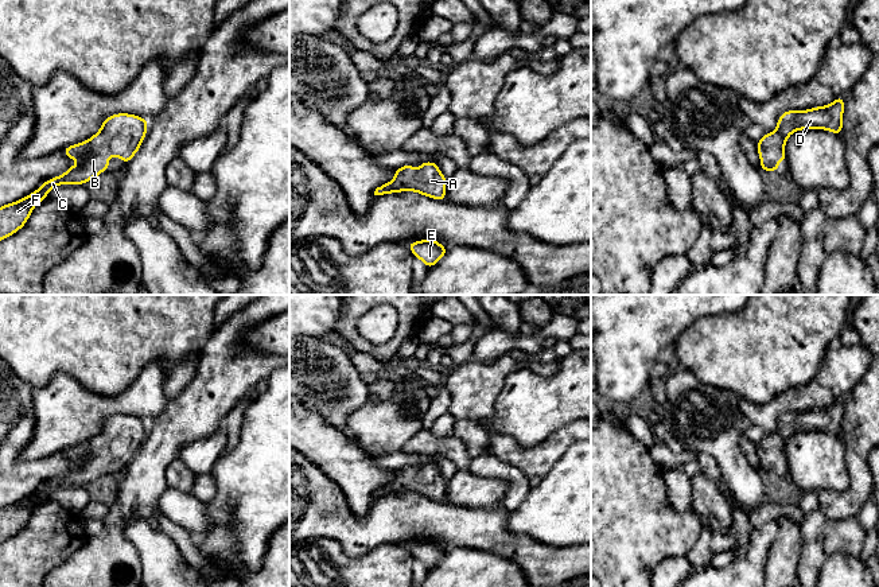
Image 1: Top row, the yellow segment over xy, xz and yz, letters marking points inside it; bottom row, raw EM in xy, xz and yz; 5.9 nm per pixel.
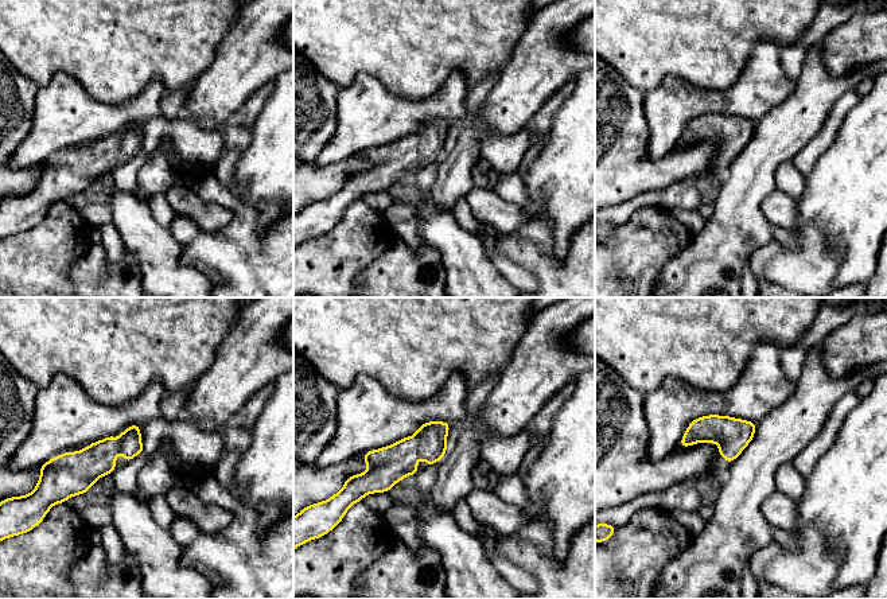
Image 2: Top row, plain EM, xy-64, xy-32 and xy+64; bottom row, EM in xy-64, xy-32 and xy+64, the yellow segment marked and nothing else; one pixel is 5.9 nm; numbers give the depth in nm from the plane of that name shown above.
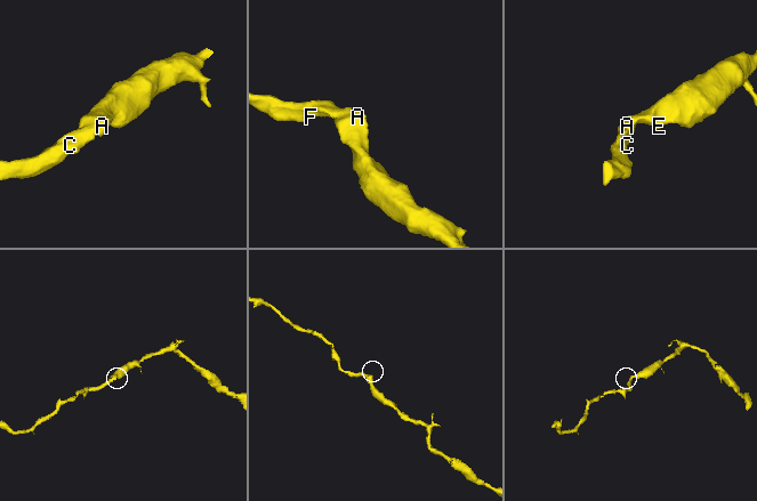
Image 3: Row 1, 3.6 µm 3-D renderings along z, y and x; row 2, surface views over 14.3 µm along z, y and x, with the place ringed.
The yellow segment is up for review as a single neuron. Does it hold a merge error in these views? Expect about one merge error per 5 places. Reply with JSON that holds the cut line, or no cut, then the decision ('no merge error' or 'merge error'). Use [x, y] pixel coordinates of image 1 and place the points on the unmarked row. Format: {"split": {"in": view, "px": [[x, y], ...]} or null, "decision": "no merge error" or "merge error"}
{"split": null, "decision": "no merge error"}

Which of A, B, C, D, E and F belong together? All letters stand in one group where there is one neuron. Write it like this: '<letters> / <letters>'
A B C D E F

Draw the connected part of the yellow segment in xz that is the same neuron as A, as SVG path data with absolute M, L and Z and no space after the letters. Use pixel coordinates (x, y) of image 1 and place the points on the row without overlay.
M433 463L421 464L415 473L413 466L400 469L394 481L376 490L374 497L384 497L401 493L415 493L436 502L446 501L447 479Z

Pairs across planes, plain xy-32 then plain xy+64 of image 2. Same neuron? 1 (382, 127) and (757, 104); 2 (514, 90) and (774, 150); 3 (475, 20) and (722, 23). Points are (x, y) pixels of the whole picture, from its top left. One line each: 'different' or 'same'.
1: same
2: same
3: same

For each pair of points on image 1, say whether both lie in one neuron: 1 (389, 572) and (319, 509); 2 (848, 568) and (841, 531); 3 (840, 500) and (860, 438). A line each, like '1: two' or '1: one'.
1: two
2: two
3: one

